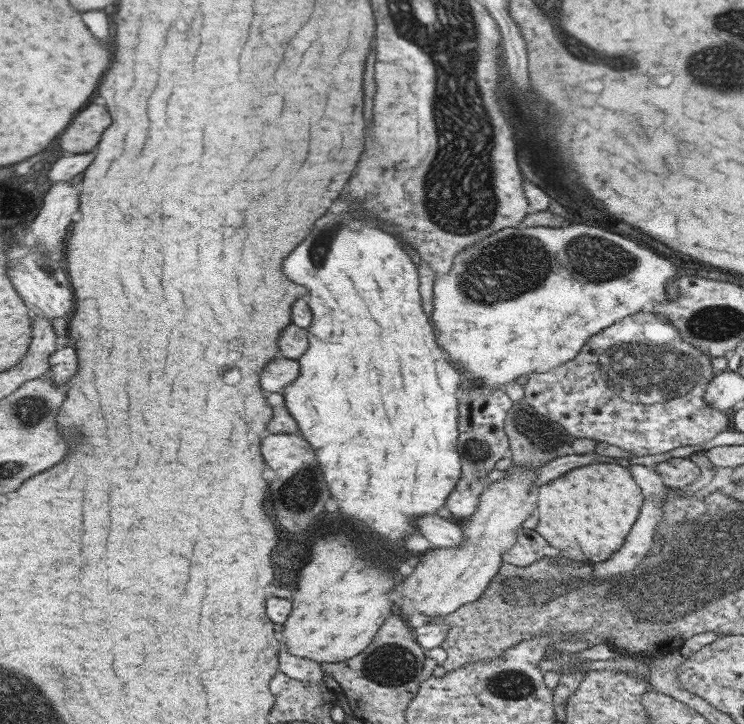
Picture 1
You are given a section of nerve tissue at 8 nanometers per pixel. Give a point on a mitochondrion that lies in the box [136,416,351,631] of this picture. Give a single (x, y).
(297, 496)

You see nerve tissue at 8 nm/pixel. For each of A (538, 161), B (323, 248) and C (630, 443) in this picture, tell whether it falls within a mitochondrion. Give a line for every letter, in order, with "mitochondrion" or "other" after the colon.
A: other
B: mitochondrion
C: other

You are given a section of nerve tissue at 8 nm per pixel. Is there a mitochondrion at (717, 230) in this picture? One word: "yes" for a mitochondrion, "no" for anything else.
no

